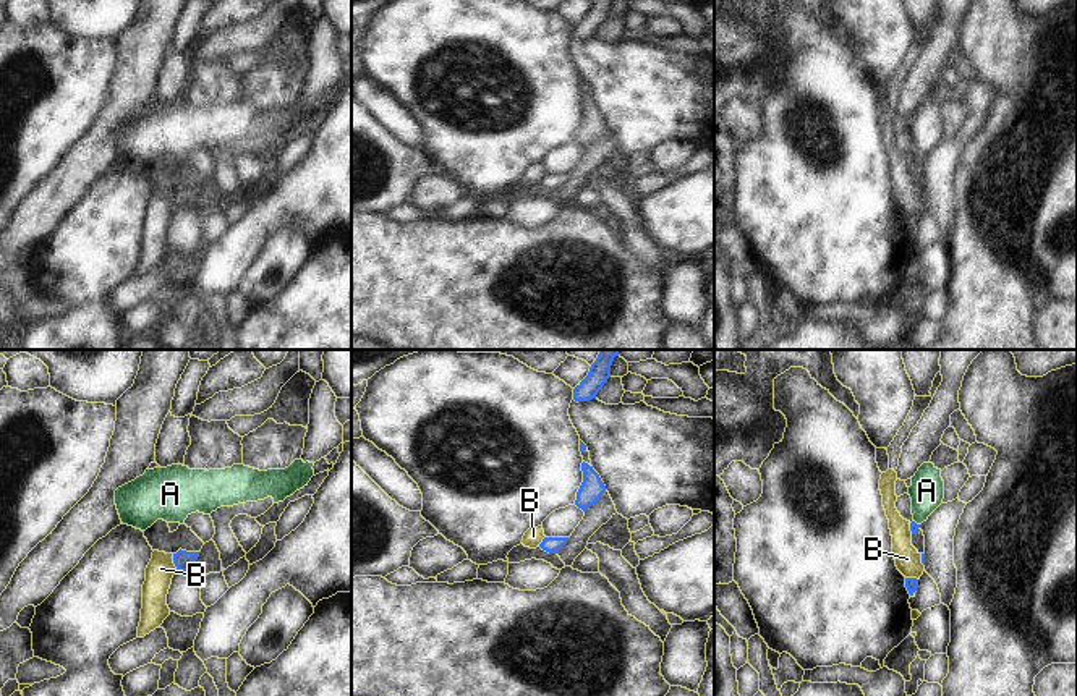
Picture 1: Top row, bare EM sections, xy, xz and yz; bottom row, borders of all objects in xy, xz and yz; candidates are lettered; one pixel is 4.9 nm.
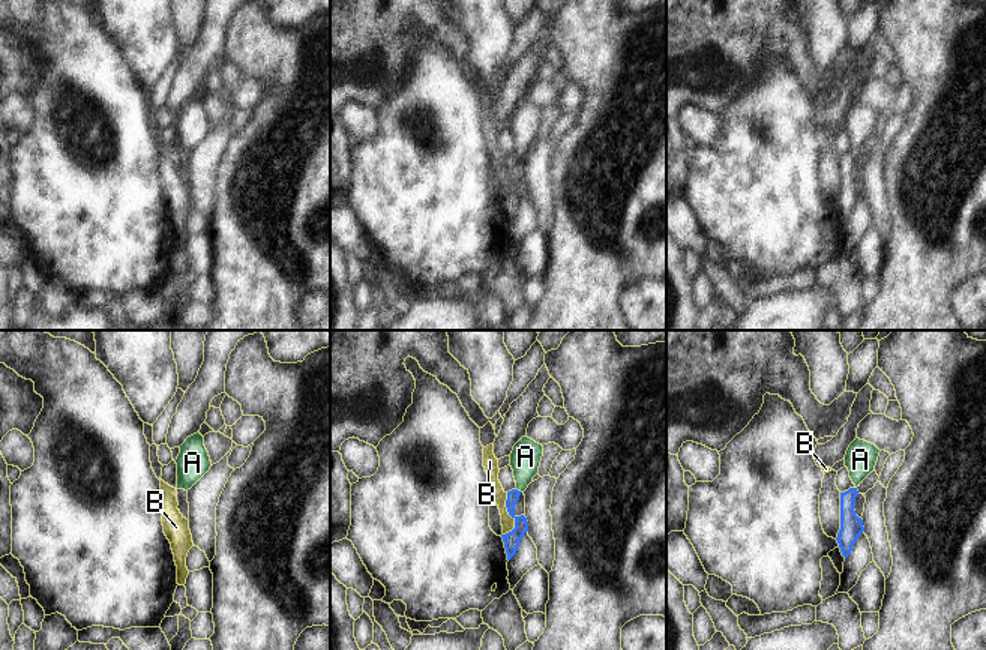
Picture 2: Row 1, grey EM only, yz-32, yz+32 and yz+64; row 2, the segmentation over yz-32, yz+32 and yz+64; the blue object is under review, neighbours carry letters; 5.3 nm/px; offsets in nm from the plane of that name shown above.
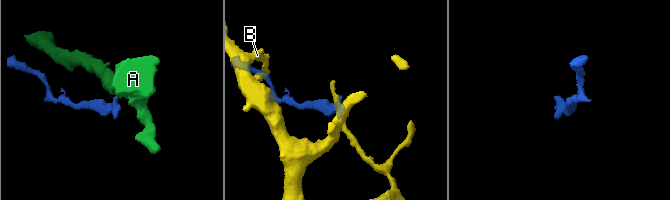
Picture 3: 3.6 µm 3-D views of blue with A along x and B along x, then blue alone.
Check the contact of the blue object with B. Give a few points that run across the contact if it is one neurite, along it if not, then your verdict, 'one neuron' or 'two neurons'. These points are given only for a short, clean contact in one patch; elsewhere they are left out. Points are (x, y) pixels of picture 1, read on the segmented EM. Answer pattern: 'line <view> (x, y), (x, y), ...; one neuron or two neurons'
line xy (172, 554), (172, 562), (177, 568); two neurons

